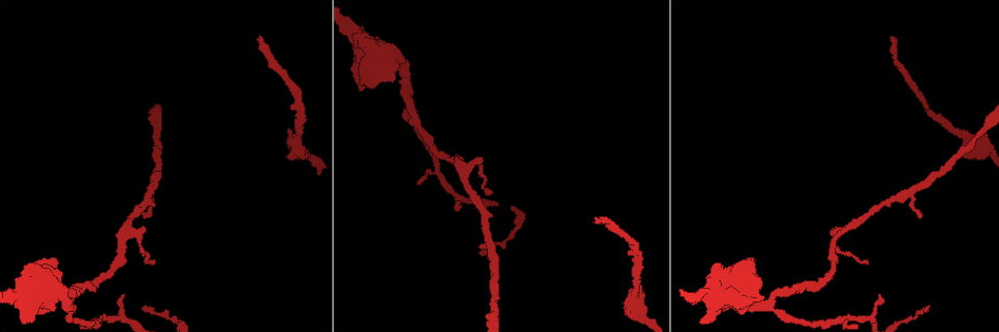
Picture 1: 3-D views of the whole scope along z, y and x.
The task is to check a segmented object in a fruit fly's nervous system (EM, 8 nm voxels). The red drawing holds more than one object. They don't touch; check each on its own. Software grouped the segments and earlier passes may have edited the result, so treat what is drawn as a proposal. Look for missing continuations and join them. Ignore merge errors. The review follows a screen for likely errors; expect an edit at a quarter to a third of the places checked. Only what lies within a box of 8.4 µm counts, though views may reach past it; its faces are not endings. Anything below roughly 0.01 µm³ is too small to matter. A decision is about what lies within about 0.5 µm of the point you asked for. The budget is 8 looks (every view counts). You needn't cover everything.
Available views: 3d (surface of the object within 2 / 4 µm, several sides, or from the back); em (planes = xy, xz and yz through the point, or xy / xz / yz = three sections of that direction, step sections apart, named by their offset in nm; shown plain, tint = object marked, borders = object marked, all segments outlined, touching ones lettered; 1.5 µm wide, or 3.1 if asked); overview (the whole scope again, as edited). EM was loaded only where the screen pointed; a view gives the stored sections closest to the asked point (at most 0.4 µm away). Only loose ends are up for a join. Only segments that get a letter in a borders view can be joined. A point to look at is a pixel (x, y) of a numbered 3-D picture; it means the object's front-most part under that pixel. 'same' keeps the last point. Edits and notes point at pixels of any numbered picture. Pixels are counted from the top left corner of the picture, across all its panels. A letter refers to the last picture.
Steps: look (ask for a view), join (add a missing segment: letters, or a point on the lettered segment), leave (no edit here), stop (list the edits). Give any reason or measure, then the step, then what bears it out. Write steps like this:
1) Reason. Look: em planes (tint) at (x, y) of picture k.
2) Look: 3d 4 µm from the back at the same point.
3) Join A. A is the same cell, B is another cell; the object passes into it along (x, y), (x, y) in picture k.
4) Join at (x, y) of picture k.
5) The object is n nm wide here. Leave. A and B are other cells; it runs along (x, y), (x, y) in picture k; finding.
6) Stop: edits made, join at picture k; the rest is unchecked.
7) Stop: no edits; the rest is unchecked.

Free end. Look: em planes (borders) at (289, 130) of picture 1.

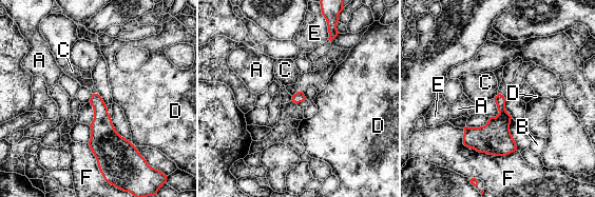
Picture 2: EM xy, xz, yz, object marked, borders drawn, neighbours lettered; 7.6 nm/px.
Leave. A, B, C, D, E and F are other cells; a border runs along (498, 94), (494, 99) in picture 2; none of them fits.

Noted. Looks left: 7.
Branch stops here. Look: em planes (borders) at (892, 39) of picture 1.

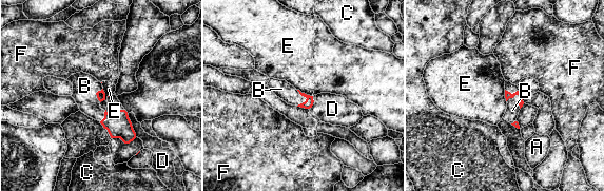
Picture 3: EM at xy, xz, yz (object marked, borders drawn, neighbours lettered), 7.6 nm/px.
Join B. B is the same cell, A, C, D, E and F are other cells; the neuron continues.

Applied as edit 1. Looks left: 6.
Look: overview.

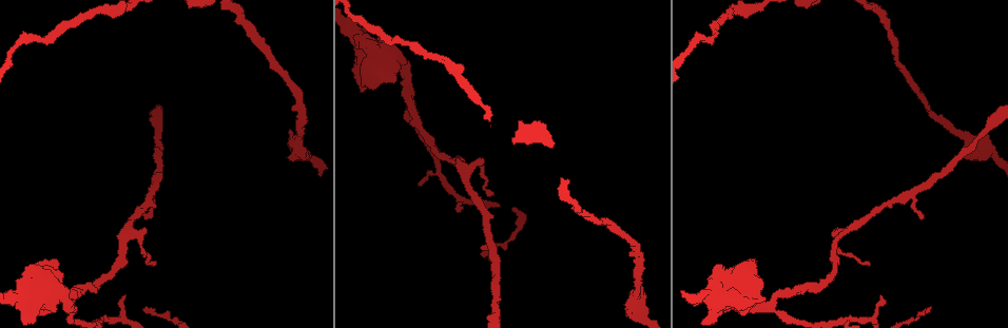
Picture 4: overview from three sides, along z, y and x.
Free end. Look: 3d 4 µm from the back at (882, 296) of picture 4.

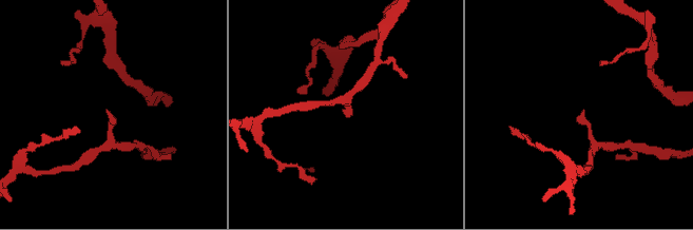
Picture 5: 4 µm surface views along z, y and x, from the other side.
Need the tissue. Look: em yz step 4 (borders) at (108, 112) of picture 5.

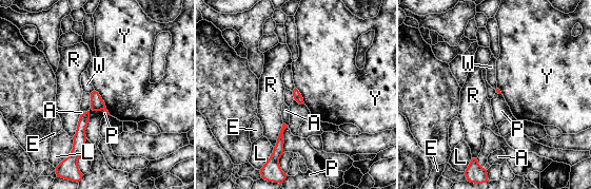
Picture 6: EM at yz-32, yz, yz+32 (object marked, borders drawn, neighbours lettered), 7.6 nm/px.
Leave. A, E, L, P, R, W and Y are other cells; none of them fits.

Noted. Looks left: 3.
Stop: edits made, join at picture 3; the rest is unchecked.

